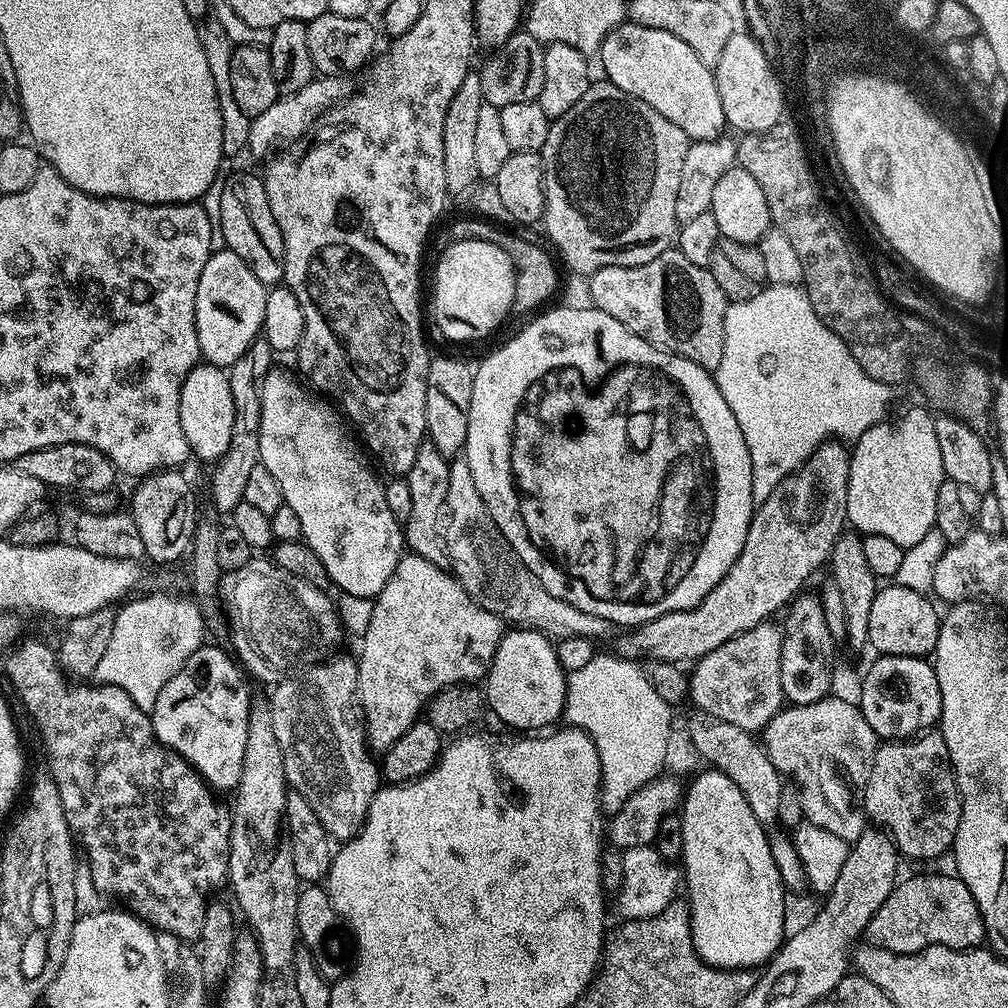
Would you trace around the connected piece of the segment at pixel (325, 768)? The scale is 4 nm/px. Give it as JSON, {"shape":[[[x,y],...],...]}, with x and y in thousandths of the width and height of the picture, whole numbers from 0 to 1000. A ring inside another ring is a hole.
{"shape":[[[329,654],[279,674],[269,684],[268,701],[289,785],[308,796],[330,834],[340,835],[357,826],[367,796],[379,781],[379,766],[374,755],[369,755],[371,750],[361,728],[361,711],[353,688],[354,656]]]}

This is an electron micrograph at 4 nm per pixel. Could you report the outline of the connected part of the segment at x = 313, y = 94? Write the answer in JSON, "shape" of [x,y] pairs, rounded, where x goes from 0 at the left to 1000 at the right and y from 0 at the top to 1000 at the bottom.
{"shape":[[[314,74],[307,83],[300,85],[300,89],[279,94],[270,102],[268,109],[260,109],[260,113],[249,116],[247,123],[250,124],[246,127],[247,149],[254,155],[265,156],[273,143],[281,144],[283,141],[297,139],[322,109],[336,103],[350,90],[351,83],[349,84],[347,80],[348,78],[339,75]]]}

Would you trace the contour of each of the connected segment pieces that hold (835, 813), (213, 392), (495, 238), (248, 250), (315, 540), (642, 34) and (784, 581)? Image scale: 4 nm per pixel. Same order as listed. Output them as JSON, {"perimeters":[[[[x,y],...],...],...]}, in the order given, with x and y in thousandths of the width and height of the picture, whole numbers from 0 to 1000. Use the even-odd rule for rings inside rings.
{"perimeters":[[[[822,688],[807,698],[775,701],[769,712],[756,724],[756,741],[775,771],[784,772],[785,777],[794,782],[797,813],[806,816],[808,820],[815,820],[824,827],[829,827],[831,831],[844,835],[856,827],[859,811],[850,799],[848,802],[841,795],[841,790],[835,783],[829,782],[829,762],[834,762],[837,766],[860,763],[865,757],[865,749],[869,747],[871,731],[867,724],[863,724],[863,716],[859,716],[852,701],[846,695],[844,698],[843,695],[829,689]]],[[[199,359],[185,371],[179,388],[181,431],[185,431],[189,451],[198,456],[213,458],[224,450],[228,431],[232,431],[232,394],[228,391],[225,368],[213,361]]],[[[466,217],[468,218],[450,219],[444,226],[445,235],[443,237],[448,240],[454,238],[484,238],[490,244],[494,244],[498,248],[502,248],[502,252],[506,256],[506,260],[512,269],[512,283],[510,284],[510,300],[508,301],[508,310],[511,311],[511,313],[521,313],[520,314],[523,314],[525,312],[539,307],[541,303],[543,303],[540,301],[542,301],[543,298],[551,292],[552,285],[556,282],[557,267],[554,265],[549,251],[545,249],[539,241],[537,241],[538,243],[531,242],[530,239],[519,238],[518,235],[511,234],[508,230],[499,230],[499,228],[496,227],[499,225],[493,224],[491,221],[485,220],[483,217]]],[[[230,171],[221,186],[219,202],[219,230],[222,246],[236,252],[248,268],[252,268],[252,276],[263,284],[274,284],[282,277],[282,241],[280,228],[276,228],[276,220],[272,220],[272,212],[268,209],[268,199],[264,197],[264,185],[257,174],[250,171]]],[[[274,363],[271,364],[269,369],[264,371],[264,375],[260,379],[260,387],[258,388],[258,394],[260,395],[258,459],[264,462],[264,466],[268,466],[268,470],[272,470],[272,474],[276,478],[276,482],[282,491],[283,500],[288,502],[288,506],[292,506],[292,510],[296,510],[296,518],[300,518],[300,535],[303,540],[308,542],[308,546],[312,546],[312,550],[315,550],[315,558],[319,558],[319,562],[323,562],[323,569],[325,570],[326,576],[328,576],[330,580],[333,578],[345,591],[354,591],[355,594],[362,595],[362,597],[368,596],[377,588],[379,581],[383,581],[383,577],[387,577],[387,569],[391,569],[397,553],[402,551],[403,537],[401,535],[401,526],[398,517],[393,516],[390,508],[387,507],[387,502],[383,499],[381,480],[379,476],[376,476],[376,474],[369,469],[368,462],[361,457],[362,449],[359,447],[358,441],[351,436],[342,414],[338,412],[324,396],[318,395],[313,388],[307,387],[293,372],[291,373],[292,374],[285,373],[285,371],[278,366],[278,363]]],[[[626,22],[614,24],[607,29],[597,42],[593,53],[595,63],[599,66],[602,82],[613,85],[624,97],[641,101],[657,117],[665,117],[673,129],[682,133],[684,140],[708,139],[719,130],[720,124],[716,113],[716,97],[712,97],[712,85],[707,68],[688,54],[677,38],[669,38],[669,34],[661,34],[661,30],[649,30],[645,26],[633,26]]],[[[833,438],[814,440],[812,446],[804,450],[804,454],[796,463],[787,468],[782,475],[775,478],[746,509],[746,517],[740,530],[740,538],[736,542],[736,550],[724,562],[724,565],[696,593],[690,603],[673,605],[665,609],[657,609],[653,613],[643,615],[630,625],[623,625],[615,635],[614,650],[620,655],[634,656],[635,651],[643,655],[660,655],[666,659],[675,659],[684,655],[689,657],[704,649],[704,645],[712,645],[716,637],[724,637],[732,629],[744,625],[748,621],[767,614],[770,606],[777,604],[790,594],[794,583],[813,563],[822,559],[827,538],[838,527],[841,511],[839,510],[839,482],[843,474],[842,445]]]]}

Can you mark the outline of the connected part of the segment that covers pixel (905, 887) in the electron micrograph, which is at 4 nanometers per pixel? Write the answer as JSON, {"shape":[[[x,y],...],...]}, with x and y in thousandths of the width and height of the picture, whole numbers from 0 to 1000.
{"shape":[[[925,865],[922,869],[905,869],[890,876],[883,891],[871,899],[871,907],[863,911],[859,933],[870,940],[889,946],[903,946],[922,938],[970,940],[977,936],[978,930],[970,895],[966,895],[966,887],[962,887],[952,870]]]}

